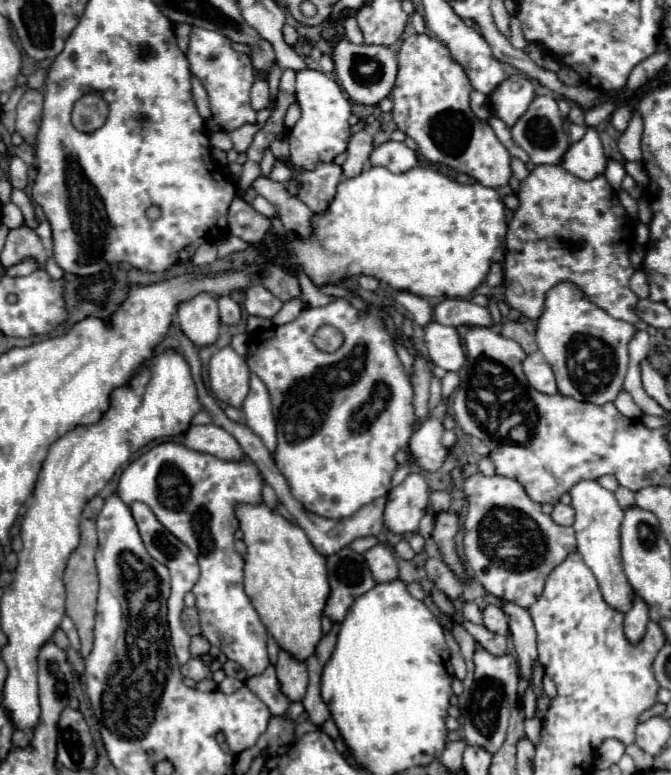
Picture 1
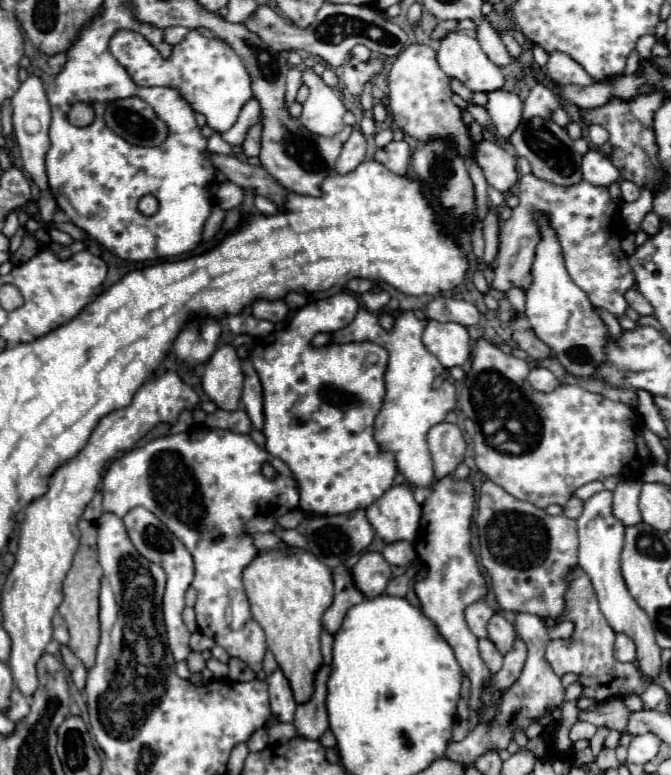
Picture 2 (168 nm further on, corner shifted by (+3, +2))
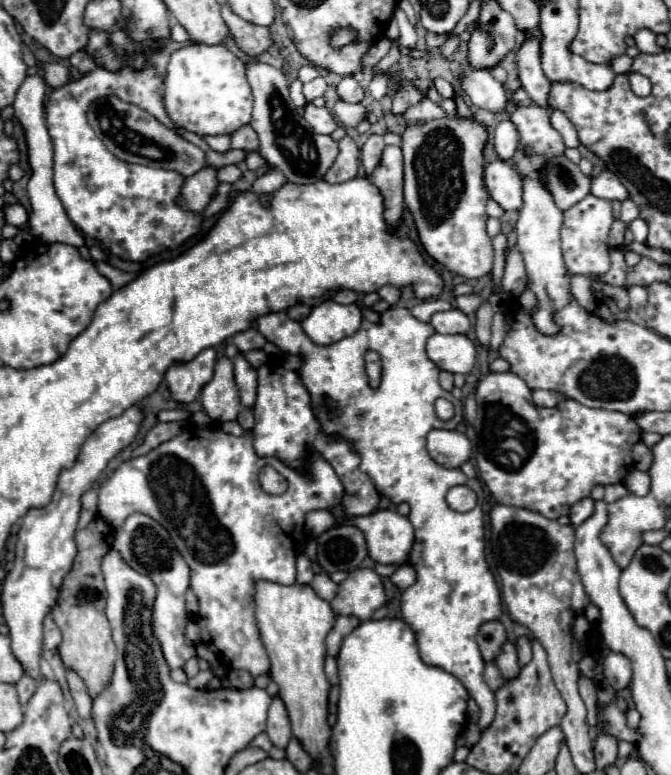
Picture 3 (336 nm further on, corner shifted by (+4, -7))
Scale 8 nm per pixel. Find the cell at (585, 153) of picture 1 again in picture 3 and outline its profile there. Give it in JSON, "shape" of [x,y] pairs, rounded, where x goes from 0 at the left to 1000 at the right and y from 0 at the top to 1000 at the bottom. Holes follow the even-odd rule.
{"shape":[[[896,221],[890,228],[881,231],[881,249],[908,259],[928,259],[934,254],[934,244],[911,221]]]}

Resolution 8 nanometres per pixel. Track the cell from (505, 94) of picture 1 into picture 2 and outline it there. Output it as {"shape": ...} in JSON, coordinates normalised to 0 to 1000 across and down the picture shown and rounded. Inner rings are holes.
{"shape":[[[736,116],[727,121],[724,142],[748,178],[760,178],[778,152],[778,129],[772,121],[754,116]]]}

